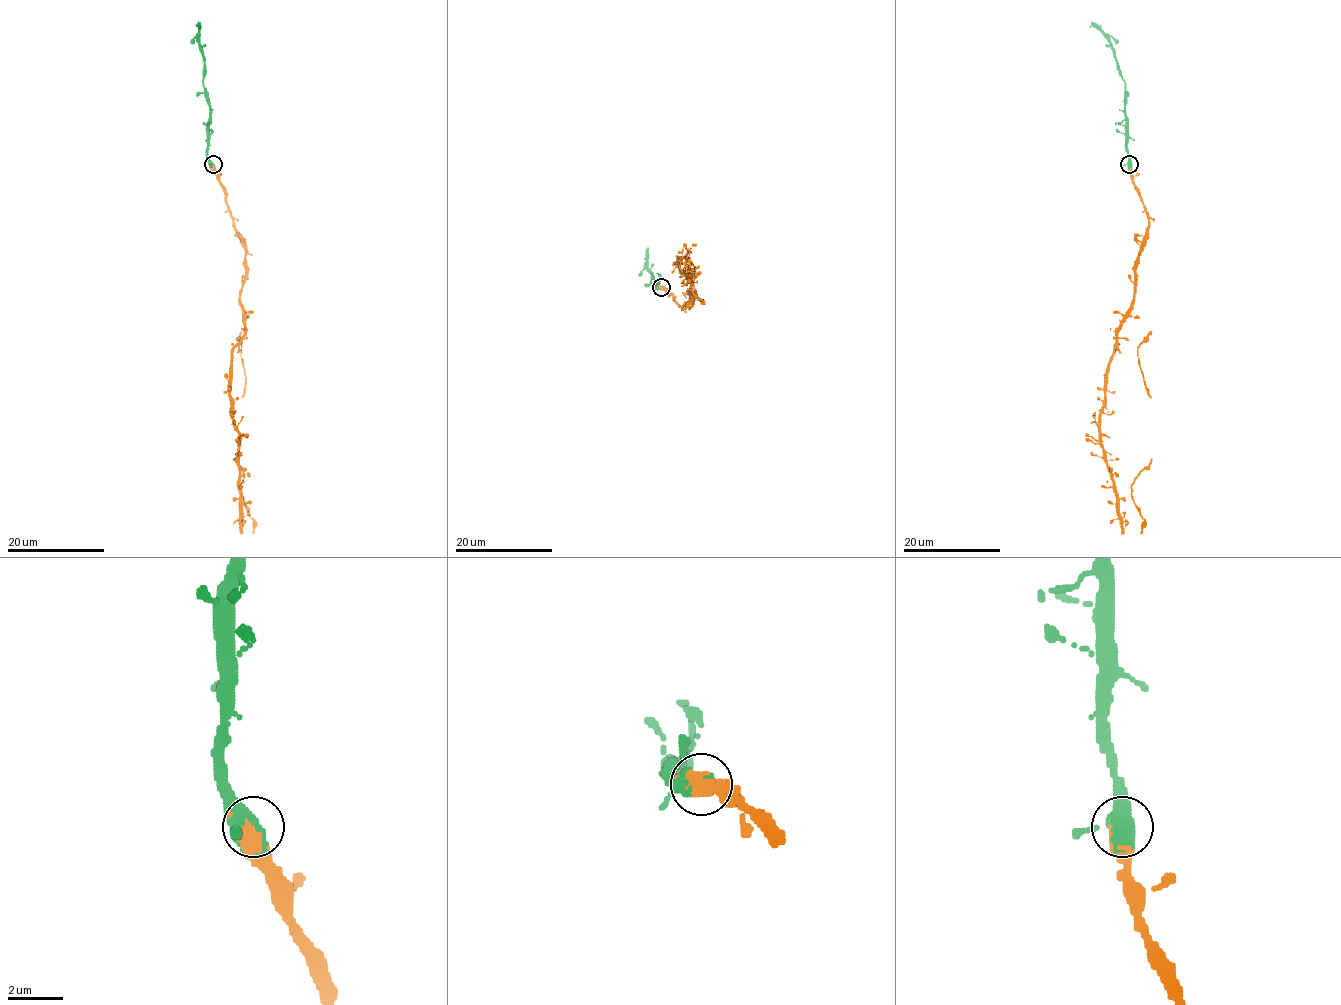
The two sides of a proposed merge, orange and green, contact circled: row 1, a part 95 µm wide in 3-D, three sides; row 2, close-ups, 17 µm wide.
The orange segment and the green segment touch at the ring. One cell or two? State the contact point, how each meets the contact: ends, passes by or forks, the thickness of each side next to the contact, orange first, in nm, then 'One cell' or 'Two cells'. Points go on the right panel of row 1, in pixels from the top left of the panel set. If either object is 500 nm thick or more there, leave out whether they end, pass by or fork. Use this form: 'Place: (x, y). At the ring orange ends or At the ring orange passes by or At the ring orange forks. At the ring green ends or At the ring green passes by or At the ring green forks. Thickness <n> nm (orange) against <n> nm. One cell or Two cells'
Place: (1129, 164). Thickness 650 nm (orange) against 400 nm. One cell

